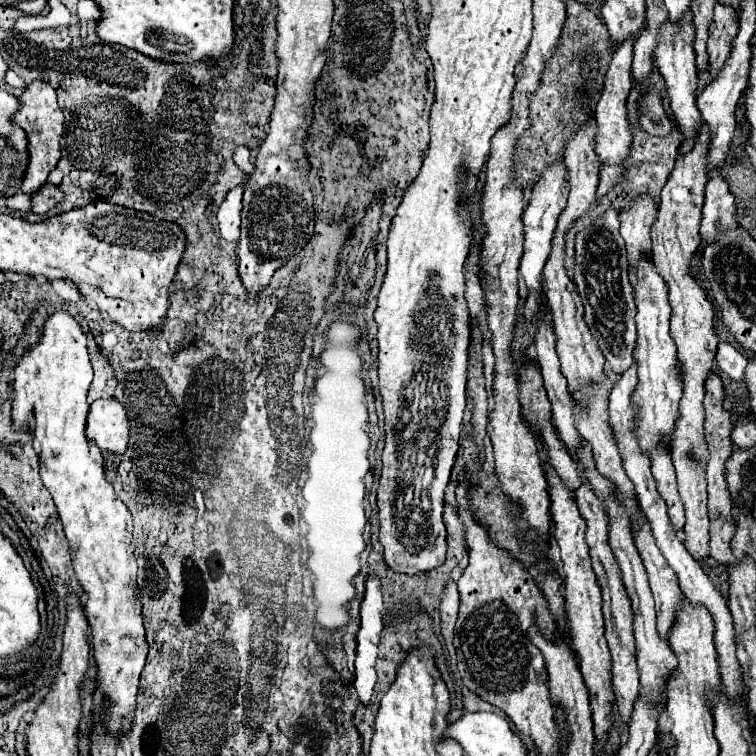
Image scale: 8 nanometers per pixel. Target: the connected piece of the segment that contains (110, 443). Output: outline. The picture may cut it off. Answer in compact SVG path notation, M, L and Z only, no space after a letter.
M115 397L97 399L91 403L85 433L101 451L123 455L131 435L129 411Z

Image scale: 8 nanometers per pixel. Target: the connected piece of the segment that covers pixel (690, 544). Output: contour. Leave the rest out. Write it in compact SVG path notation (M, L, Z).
M703 123L699 129L697 145L691 153L677 157L675 169L661 191L659 215L651 229L653 235L653 265L657 273L665 279L669 291L669 303L673 307L671 313L671 335L677 345L677 357L681 365L683 377L683 397L679 403L679 419L673 429L671 439L671 455L677 471L679 493L685 503L685 527L683 539L687 551L695 559L709 557L709 519L707 519L707 479L705 469L709 463L709 449L703 435L703 397L705 397L705 381L713 369L715 353L717 353L717 335L713 329L715 309L707 299L703 287L691 275L691 257L697 251L701 237L701 207L705 203L705 183L707 183L707 149L709 149L709 129Z

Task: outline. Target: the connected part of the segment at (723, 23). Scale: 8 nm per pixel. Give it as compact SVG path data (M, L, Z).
M715 5L715 17L709 27L709 71L711 77L717 77L719 67L725 67L725 57L729 57L729 47L733 47L733 39L737 37L737 15L731 7Z

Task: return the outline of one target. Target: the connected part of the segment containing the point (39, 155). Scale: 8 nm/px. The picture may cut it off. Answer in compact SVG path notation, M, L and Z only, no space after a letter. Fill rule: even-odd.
M33 81L19 99L21 99L23 107L17 111L17 115L13 115L13 121L25 129L27 139L29 139L29 153L31 153L31 163L27 167L21 191L27 195L35 195L47 183L49 173L57 167L57 163L61 159L61 143L59 141L65 131L65 123L63 123L63 111L57 105L55 89L49 83Z

